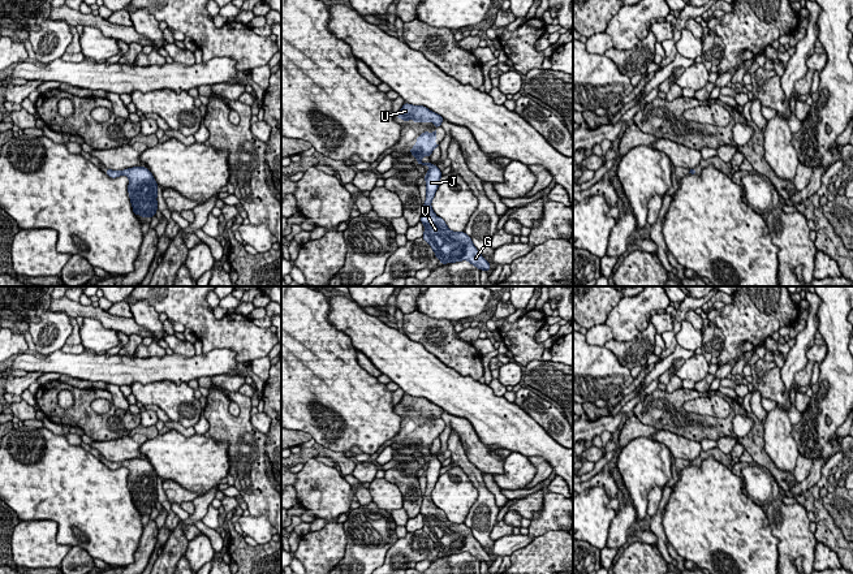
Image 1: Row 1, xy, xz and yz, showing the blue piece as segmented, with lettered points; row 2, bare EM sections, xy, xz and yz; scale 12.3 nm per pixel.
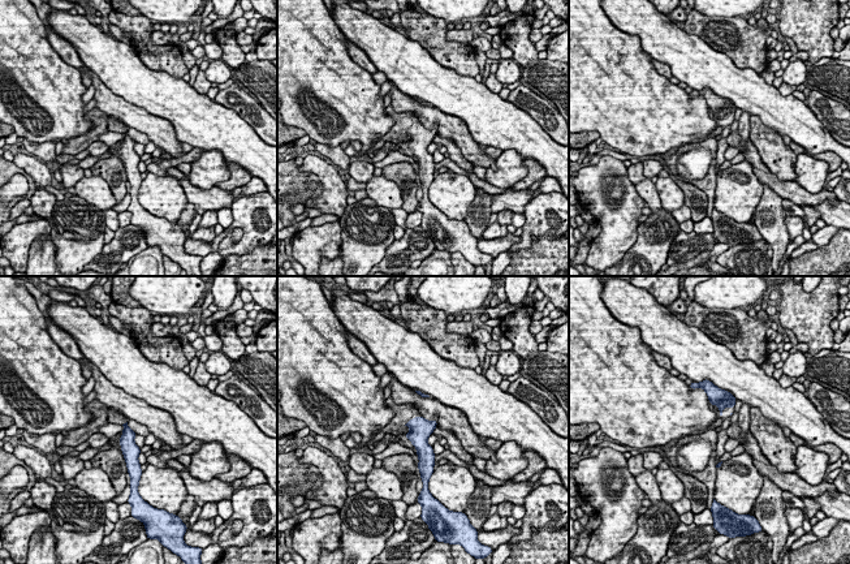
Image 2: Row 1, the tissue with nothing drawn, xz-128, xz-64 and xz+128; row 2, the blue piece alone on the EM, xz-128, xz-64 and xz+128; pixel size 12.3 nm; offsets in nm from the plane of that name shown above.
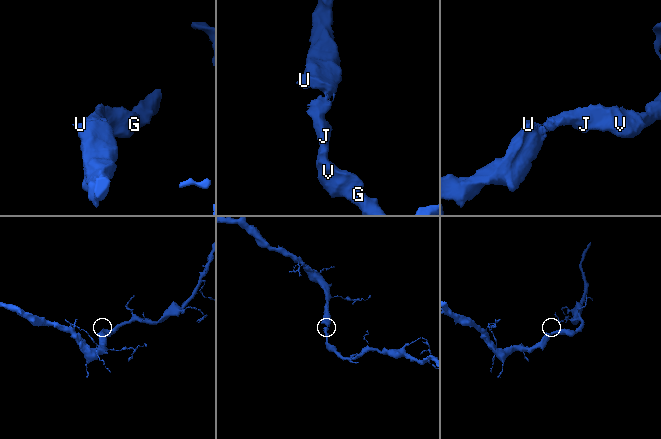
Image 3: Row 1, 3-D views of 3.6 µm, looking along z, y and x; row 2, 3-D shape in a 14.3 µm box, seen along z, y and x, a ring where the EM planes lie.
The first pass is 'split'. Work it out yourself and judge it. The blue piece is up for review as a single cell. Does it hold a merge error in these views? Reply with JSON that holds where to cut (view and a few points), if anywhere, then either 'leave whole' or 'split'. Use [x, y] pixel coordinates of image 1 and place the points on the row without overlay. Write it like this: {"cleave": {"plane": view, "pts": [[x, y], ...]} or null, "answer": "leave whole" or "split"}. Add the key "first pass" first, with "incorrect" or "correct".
{"first pass": "incorrect", "cleave": null, "answer": "leave whole"}

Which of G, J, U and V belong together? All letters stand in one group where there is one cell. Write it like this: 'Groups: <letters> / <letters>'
Groups: G J U V

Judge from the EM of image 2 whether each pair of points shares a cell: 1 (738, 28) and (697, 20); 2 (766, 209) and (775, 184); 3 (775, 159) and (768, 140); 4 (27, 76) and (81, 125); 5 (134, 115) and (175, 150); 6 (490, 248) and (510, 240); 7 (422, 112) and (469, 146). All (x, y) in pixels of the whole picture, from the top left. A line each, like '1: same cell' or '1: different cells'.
1: same cell
2: different cells
3: same cell
4: same cell
5: same cell
6: same cell
7: same cell

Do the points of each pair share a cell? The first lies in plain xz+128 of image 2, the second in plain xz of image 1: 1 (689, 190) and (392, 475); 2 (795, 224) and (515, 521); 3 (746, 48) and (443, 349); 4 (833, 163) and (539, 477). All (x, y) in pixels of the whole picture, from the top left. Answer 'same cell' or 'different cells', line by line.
1: same cell
2: different cells
3: same cell
4: same cell

